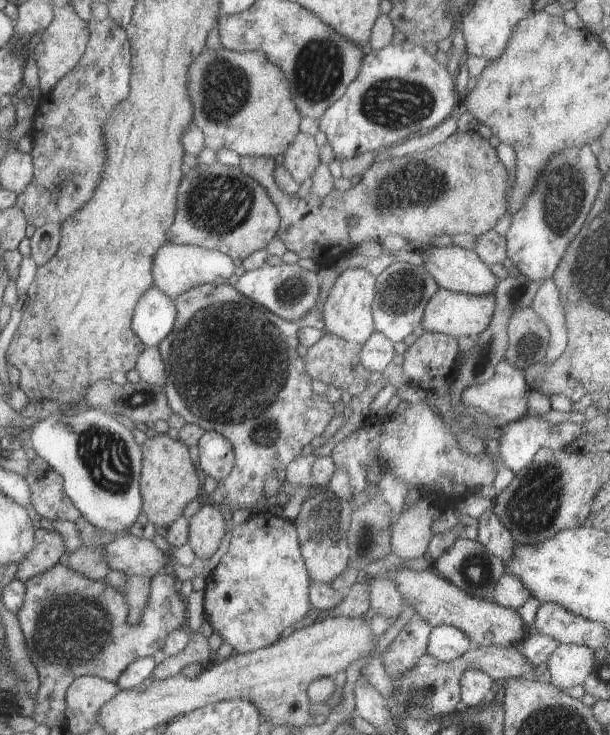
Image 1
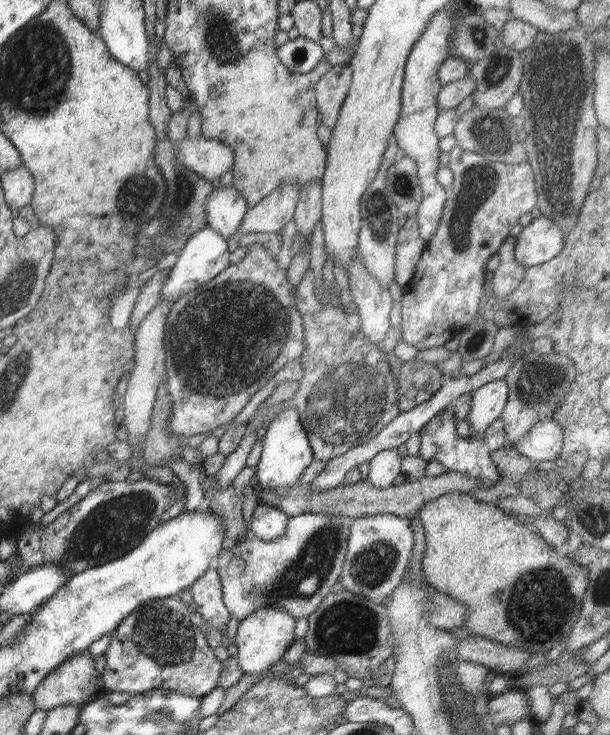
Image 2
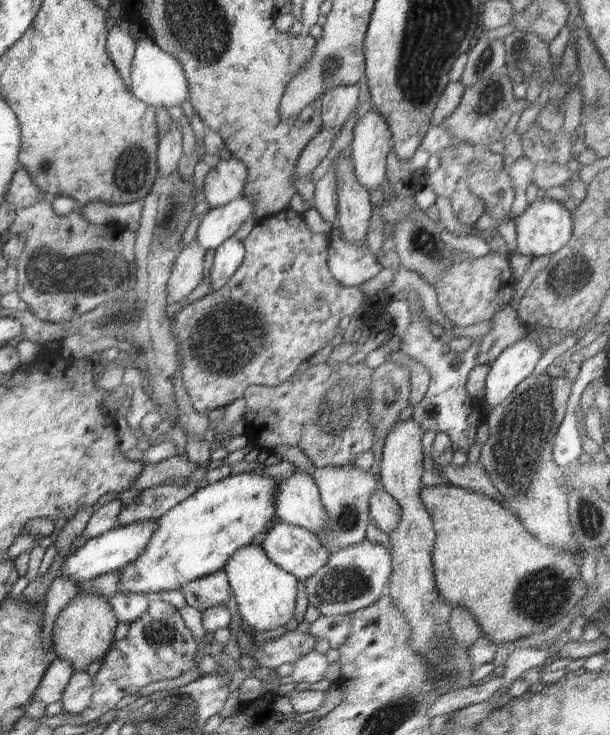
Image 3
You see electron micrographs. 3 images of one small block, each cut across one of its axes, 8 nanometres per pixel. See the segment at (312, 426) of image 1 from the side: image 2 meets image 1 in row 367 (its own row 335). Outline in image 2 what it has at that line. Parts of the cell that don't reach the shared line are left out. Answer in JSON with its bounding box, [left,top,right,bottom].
[165,243,305,438]

